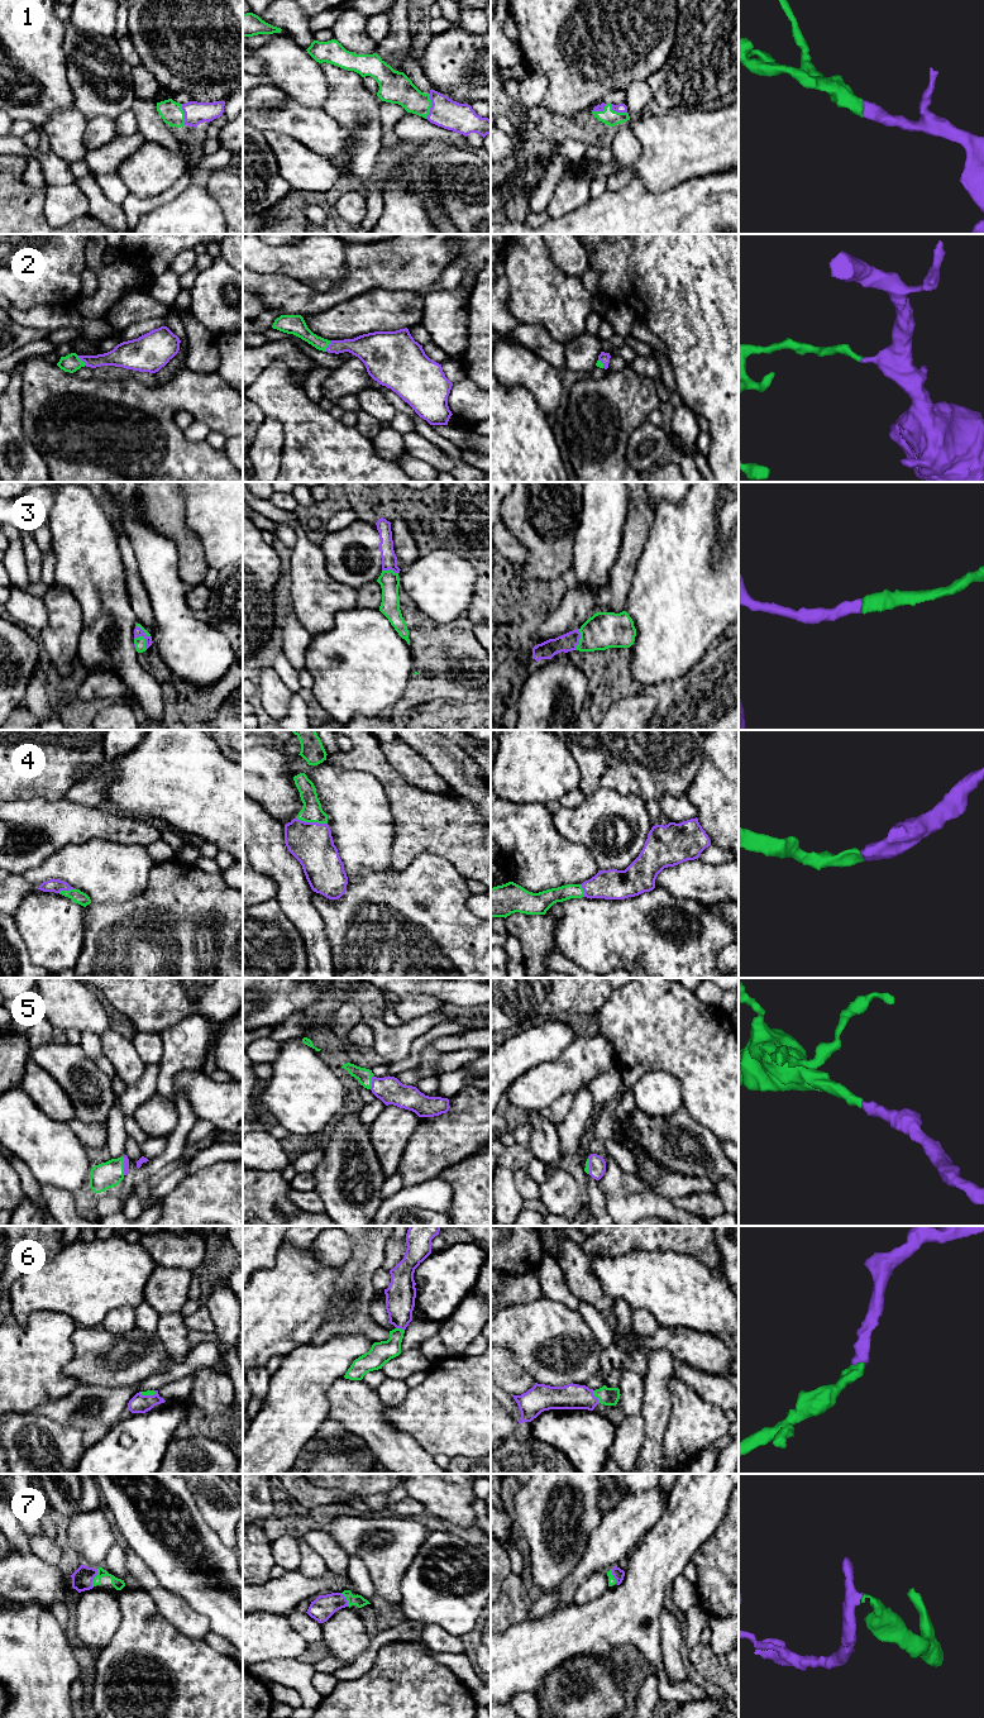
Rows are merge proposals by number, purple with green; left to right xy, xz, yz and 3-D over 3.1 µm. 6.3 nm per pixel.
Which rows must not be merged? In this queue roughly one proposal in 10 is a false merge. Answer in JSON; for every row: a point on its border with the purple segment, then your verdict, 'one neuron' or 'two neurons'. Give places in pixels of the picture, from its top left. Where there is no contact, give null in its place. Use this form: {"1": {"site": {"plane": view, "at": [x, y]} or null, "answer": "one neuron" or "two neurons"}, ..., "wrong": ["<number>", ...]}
{"1": {"site": {"plane": "xz", "at": [431, 106]}, "answer": "one neuron"}, "2": {"site": {"plane": "xy", "at": [82, 361]}, "answer": "one neuron"}, "3": {"site": {"plane": "xy", "at": [143, 635]}, "answer": "one neuron"}, "4": {"site": {"plane": "xz", "at": [313, 822]}, "answer": "one neuron"}, "5": {"site": {"plane": "xz", "at": [372, 1082]}, "answer": "one neuron"}, "6": {"site": {"plane": "yz", "at": [596, 1397]}, "answer": "one neuron"}, "7": {"site": {"plane": "xy", "at": [94, 1576]}, "answer": "one neuron"}, "wrong": []}

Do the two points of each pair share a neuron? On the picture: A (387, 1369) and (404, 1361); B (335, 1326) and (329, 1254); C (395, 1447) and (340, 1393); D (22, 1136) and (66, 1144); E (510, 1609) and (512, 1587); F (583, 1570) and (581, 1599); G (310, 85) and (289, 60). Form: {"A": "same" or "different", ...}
{"A": "same", "B": "different", "C": "same", "D": "same", "E": "same", "F": "different", "G": "same"}

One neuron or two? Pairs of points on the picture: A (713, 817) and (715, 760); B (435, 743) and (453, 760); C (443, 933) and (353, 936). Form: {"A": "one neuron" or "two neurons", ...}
{"A": "one neuron", "B": "one neuron", "C": "one neuron"}

